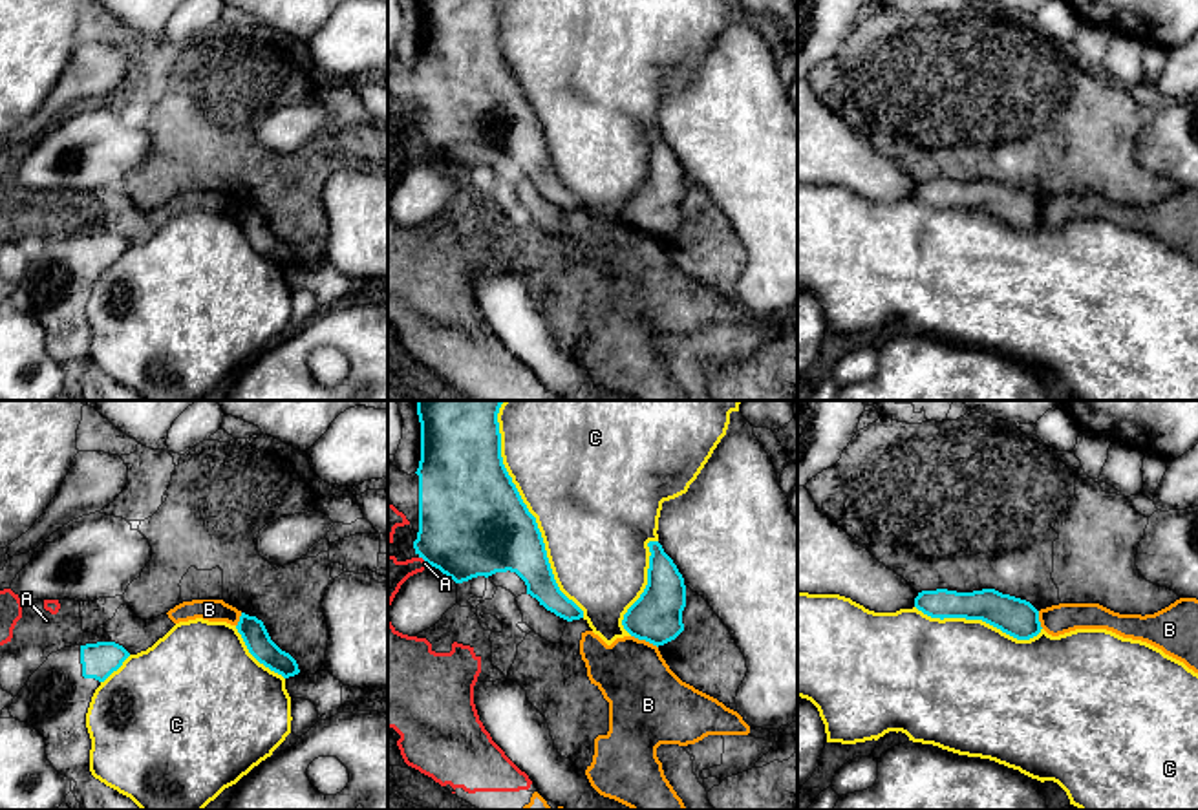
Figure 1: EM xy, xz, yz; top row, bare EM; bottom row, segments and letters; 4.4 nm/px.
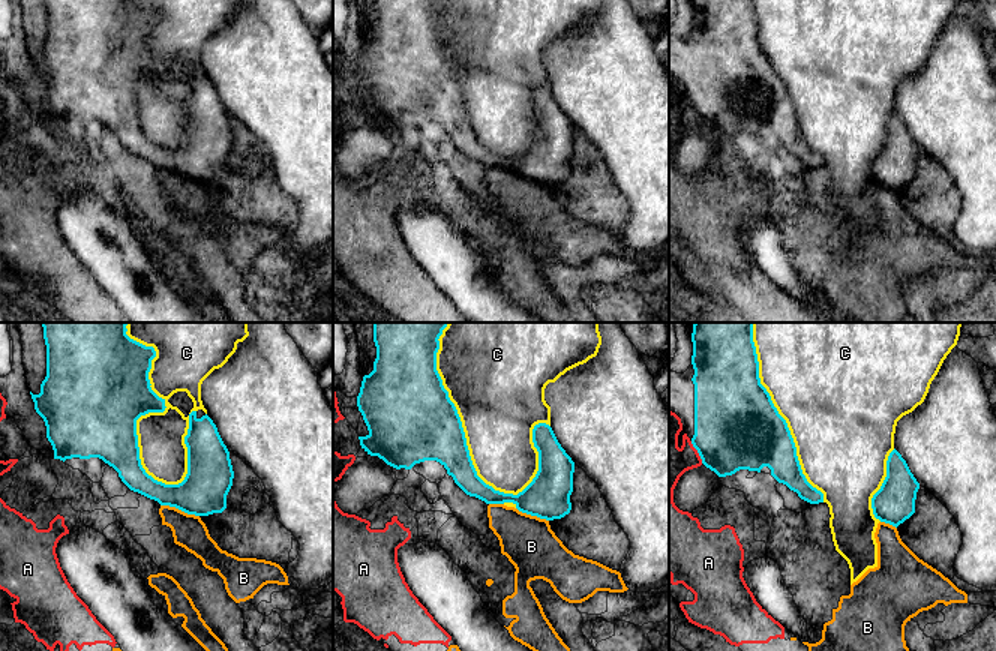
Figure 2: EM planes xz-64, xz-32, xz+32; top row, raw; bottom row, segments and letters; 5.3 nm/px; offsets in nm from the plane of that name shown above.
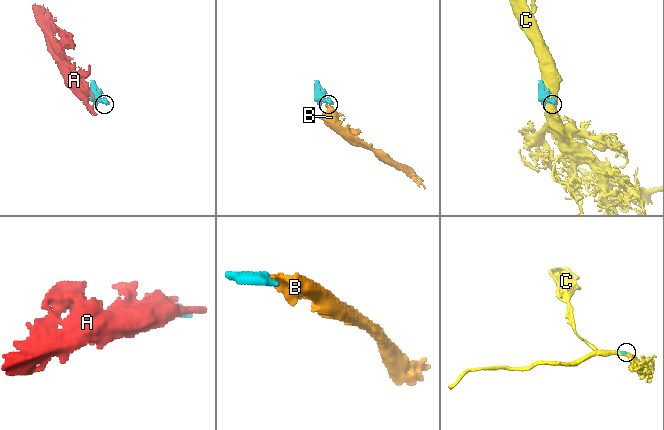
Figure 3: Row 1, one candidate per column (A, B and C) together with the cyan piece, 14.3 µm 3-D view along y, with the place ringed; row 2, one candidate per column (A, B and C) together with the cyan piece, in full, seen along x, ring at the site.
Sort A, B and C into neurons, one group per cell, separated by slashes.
A B / C

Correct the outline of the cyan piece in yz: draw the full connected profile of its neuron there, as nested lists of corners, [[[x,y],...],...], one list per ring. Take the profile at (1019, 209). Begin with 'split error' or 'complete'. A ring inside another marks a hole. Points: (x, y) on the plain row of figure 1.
complete; [[[947,179],[922,181],[915,197],[931,208],[982,210],[1002,223],[1030,230],[1041,223],[1039,201],[1026,190],[995,179],[957,183]]]

